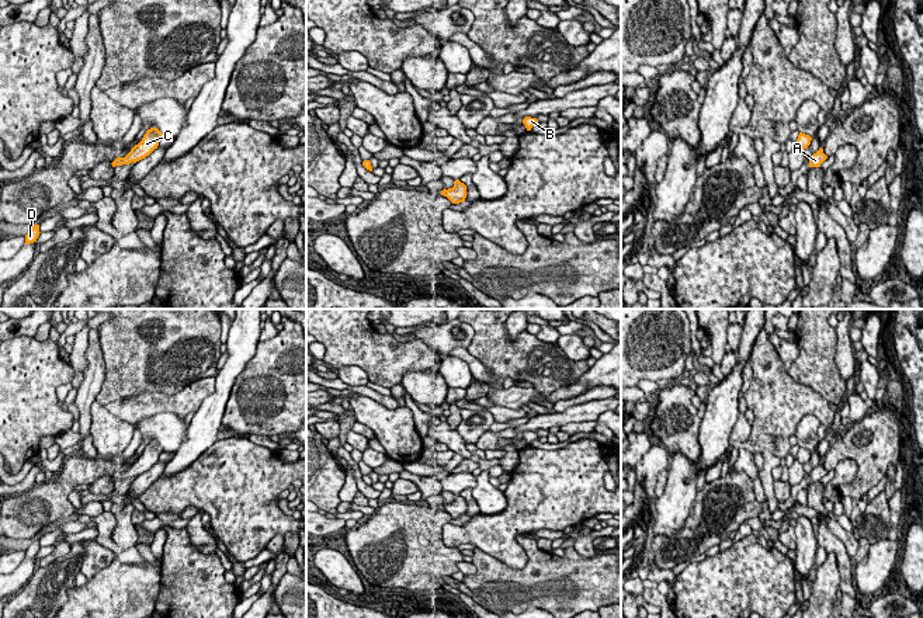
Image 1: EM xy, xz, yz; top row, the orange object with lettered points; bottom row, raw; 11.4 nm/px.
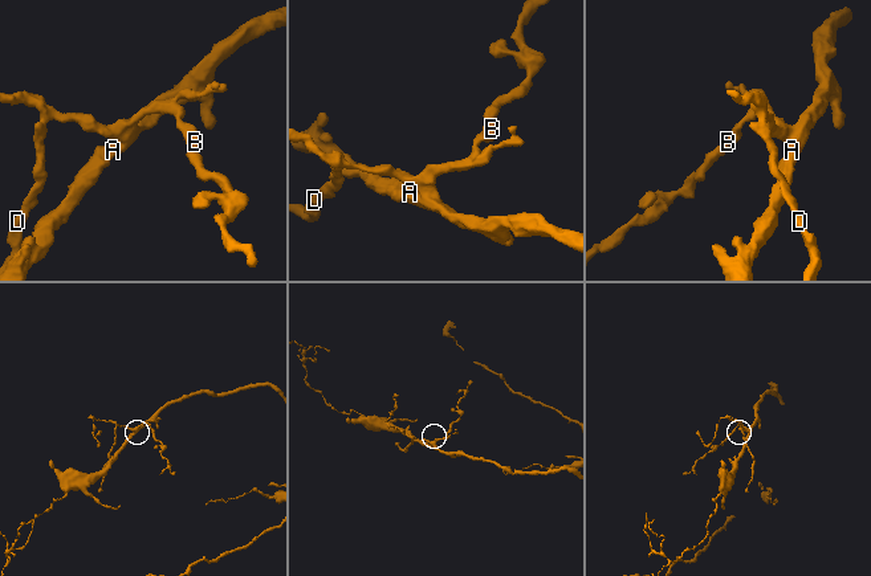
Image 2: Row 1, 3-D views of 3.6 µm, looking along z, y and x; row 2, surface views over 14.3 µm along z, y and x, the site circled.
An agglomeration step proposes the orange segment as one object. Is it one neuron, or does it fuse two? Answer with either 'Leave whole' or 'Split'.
Leave whole

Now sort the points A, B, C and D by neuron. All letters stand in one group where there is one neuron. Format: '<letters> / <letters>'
A B C D

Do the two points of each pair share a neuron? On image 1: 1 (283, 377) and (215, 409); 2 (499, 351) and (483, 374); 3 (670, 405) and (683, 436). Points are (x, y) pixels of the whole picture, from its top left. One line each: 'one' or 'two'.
1: two
2: two
3: one

